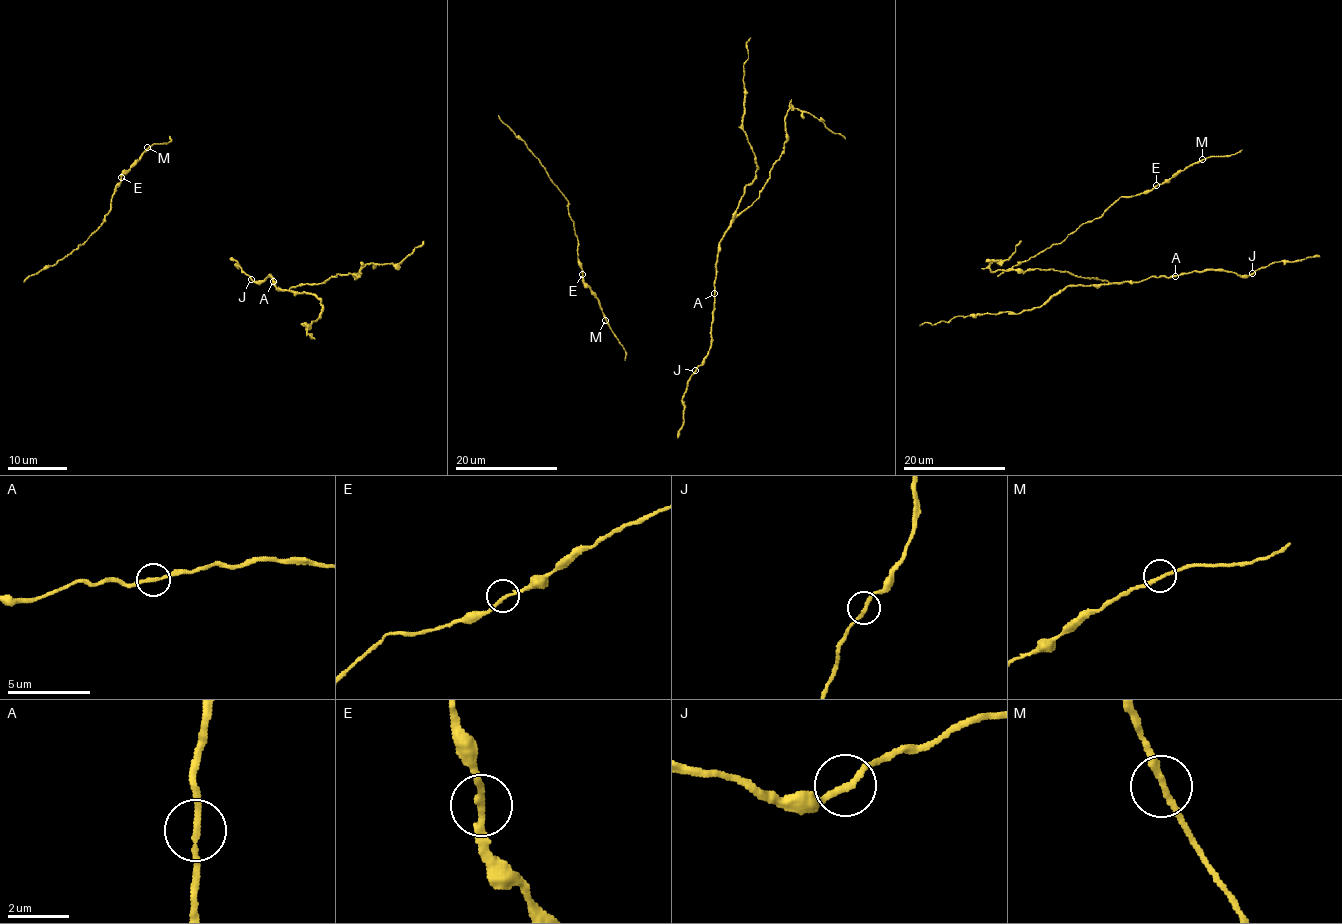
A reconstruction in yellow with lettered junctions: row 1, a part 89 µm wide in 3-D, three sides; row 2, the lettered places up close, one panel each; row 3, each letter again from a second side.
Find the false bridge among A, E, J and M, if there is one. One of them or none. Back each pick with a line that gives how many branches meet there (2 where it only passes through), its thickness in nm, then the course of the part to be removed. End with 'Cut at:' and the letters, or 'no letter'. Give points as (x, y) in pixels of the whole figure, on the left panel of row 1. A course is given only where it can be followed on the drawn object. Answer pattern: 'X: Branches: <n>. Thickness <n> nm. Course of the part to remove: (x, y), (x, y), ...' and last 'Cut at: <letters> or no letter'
Cut at: no letter

